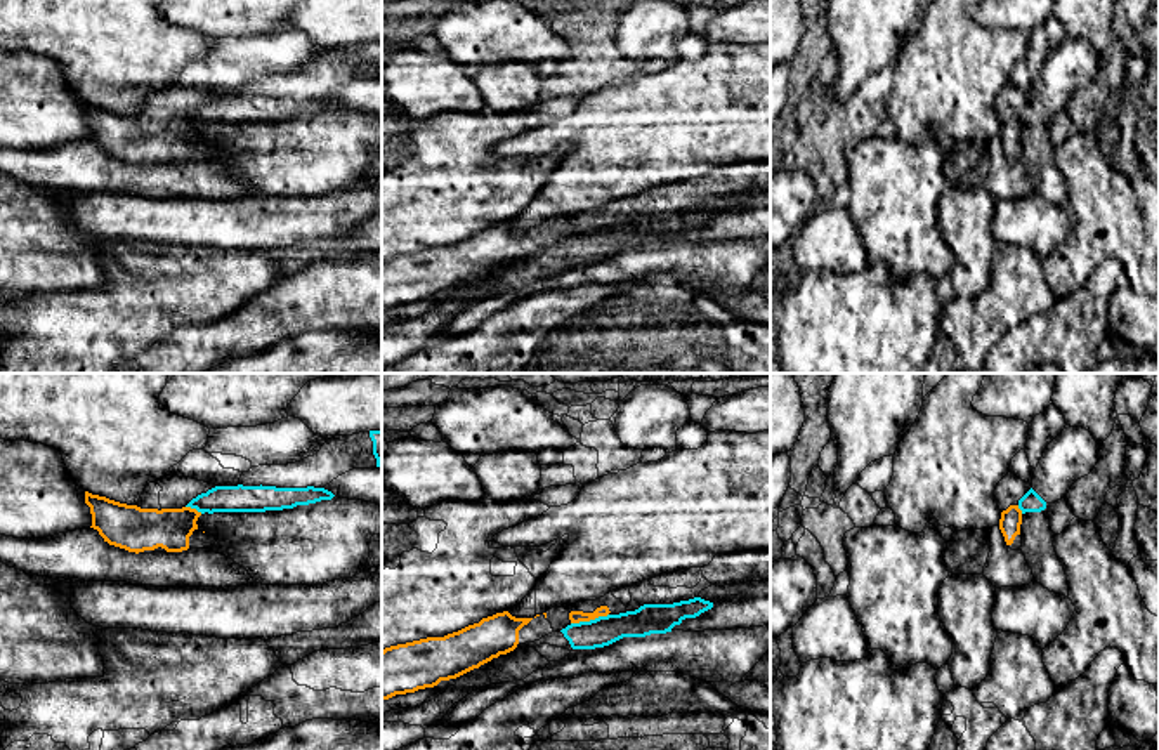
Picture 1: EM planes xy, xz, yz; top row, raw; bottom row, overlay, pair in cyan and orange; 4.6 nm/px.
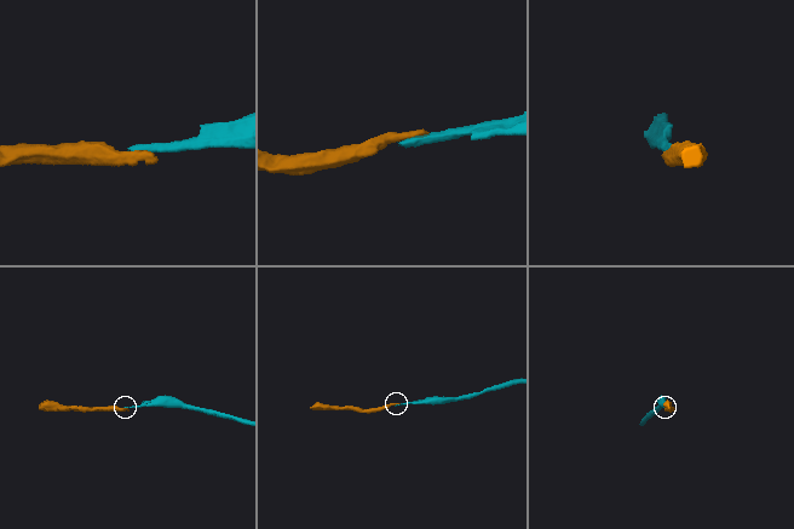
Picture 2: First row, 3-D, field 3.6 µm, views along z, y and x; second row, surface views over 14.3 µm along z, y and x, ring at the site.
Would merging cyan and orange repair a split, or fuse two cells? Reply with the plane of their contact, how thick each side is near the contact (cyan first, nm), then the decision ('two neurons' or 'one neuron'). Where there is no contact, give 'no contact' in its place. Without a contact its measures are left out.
contact in xz; calibres 140 and 60 nm; two neurons

